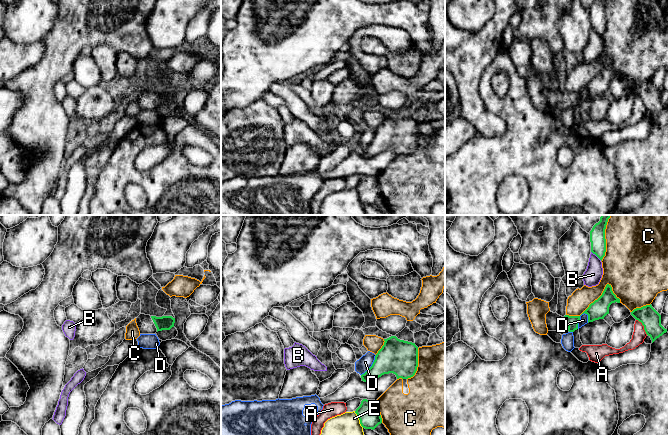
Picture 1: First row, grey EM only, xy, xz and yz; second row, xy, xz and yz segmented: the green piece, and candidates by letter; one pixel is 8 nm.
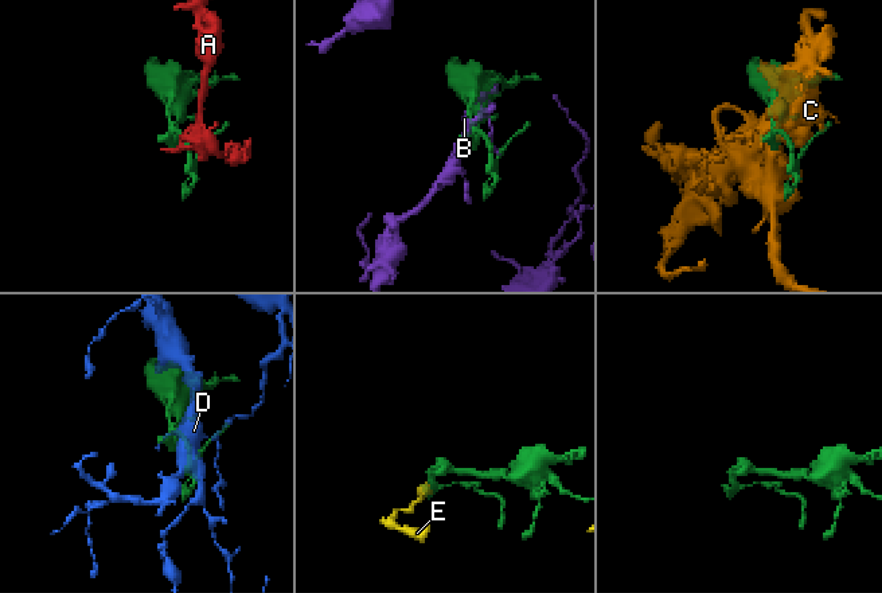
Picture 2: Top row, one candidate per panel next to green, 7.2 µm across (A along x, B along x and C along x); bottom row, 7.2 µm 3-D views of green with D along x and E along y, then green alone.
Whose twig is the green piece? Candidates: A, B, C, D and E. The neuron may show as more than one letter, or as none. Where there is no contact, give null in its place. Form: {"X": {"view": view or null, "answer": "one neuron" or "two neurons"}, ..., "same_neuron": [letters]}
{"A": {"view": "yz", "answer": "two neurons"}, "B": {"view": "yz", "answer": "two neurons"}, "C": {"view": "yz", "answer": "two neurons"}, "D": {"view": "yz", "answer": "two neurons"}, "E": {"view": "xz", "answer": "two neurons"}, "same_neuron": []}

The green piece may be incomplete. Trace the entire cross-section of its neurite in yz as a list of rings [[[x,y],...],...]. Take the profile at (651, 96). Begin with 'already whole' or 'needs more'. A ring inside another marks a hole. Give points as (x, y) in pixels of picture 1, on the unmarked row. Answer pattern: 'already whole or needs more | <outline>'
already whole | [[[651,80],[634,85],[631,88],[631,91],[642,99],[644,106],[651,114],[652,119],[667,108],[667,105],[661,101],[661,91],[652,83]]]

